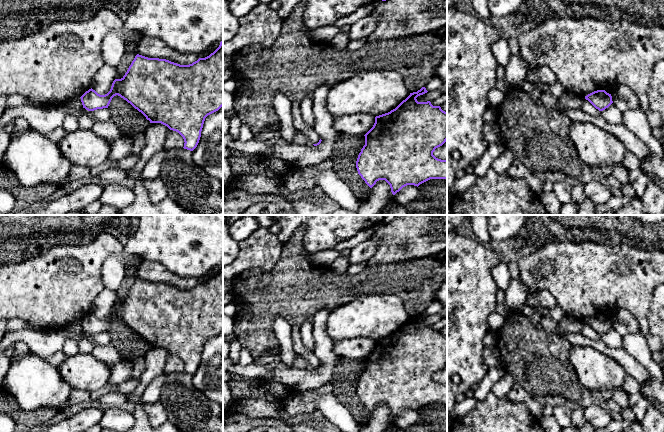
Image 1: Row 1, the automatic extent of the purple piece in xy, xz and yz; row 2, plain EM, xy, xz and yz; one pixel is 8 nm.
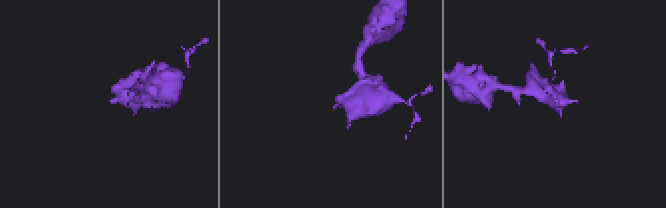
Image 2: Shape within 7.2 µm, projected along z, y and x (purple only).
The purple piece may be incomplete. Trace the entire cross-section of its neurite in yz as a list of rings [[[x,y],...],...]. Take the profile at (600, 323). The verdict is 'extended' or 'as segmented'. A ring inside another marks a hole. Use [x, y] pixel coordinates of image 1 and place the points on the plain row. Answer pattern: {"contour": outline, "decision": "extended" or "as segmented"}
{"contour": [[[605,314],[594,315],[585,320],[585,323],[599,335],[605,334],[613,327],[611,318],[607,317]]], "decision": "as segmented"}

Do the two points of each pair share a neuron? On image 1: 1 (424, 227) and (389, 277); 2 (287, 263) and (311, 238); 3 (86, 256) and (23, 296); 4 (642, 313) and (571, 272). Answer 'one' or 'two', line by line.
1: two
2: two
3: one
4: one

